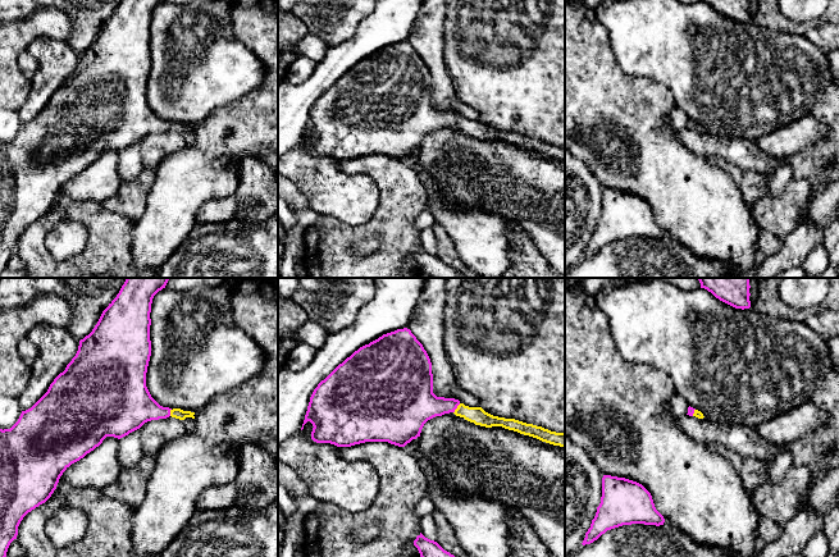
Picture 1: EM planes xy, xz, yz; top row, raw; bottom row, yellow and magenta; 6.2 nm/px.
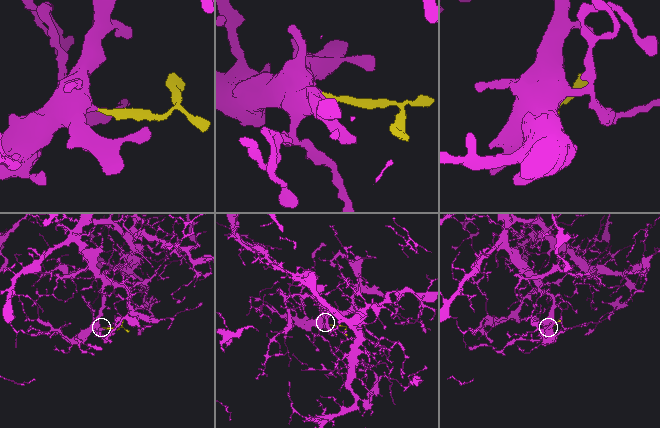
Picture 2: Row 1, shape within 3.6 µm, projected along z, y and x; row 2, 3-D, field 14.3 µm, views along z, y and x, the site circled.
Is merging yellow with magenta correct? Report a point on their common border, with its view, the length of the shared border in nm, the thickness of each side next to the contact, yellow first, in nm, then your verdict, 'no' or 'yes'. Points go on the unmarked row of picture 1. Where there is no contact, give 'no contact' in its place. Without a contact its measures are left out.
xz (456, 122) | 80 nm | 110/240 nm | yes

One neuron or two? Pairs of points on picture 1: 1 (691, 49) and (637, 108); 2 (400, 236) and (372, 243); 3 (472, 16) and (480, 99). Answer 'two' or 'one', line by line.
1: two
2: two
3: one

